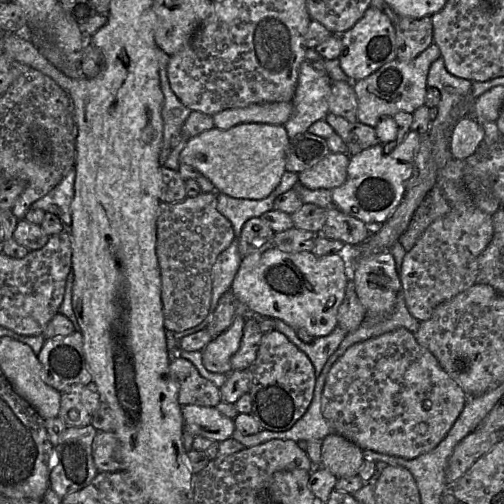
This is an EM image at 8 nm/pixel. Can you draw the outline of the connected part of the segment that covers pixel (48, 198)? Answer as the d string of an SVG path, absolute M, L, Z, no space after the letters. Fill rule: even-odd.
M71 169L68 174L45 196L35 201L30 208L39 208L55 214L64 225L72 222L71 204L74 197L76 171Z

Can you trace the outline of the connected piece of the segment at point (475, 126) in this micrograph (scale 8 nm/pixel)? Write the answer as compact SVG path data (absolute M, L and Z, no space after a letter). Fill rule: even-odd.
M472 116L460 118L453 127L451 153L458 160L465 160L480 147L485 136L483 125Z

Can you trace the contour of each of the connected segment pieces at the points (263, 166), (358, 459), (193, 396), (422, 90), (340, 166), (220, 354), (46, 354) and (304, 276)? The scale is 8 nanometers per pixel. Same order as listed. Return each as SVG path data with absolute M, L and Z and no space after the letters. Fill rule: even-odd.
M244 123L228 130L213 127L187 142L179 162L195 167L211 181L217 193L260 200L280 183L286 171L288 147L289 137L282 125Z
M334 432L321 443L321 467L337 478L359 474L364 462L363 451L355 443Z
M176 356L169 366L170 375L179 384L178 402L185 405L216 407L221 401L219 388L202 377L189 360Z
M433 42L415 59L410 61L396 59L367 78L354 82L353 87L358 100L358 121L376 127L383 118L391 118L398 112L414 113L425 104L429 69L440 57L440 49Z
M331 152L315 166L300 172L299 183L310 190L332 190L345 183L349 162L349 154Z
M238 316L218 337L212 339L202 350L205 368L213 373L229 374L231 358L238 351L246 318Z
M79 330L68 336L45 340L38 359L45 382L60 393L75 386L93 385Z
M273 246L242 258L230 290L248 308L250 316L280 319L295 331L305 329L318 338L337 327L338 309L348 282L347 265L339 254L287 253Z

